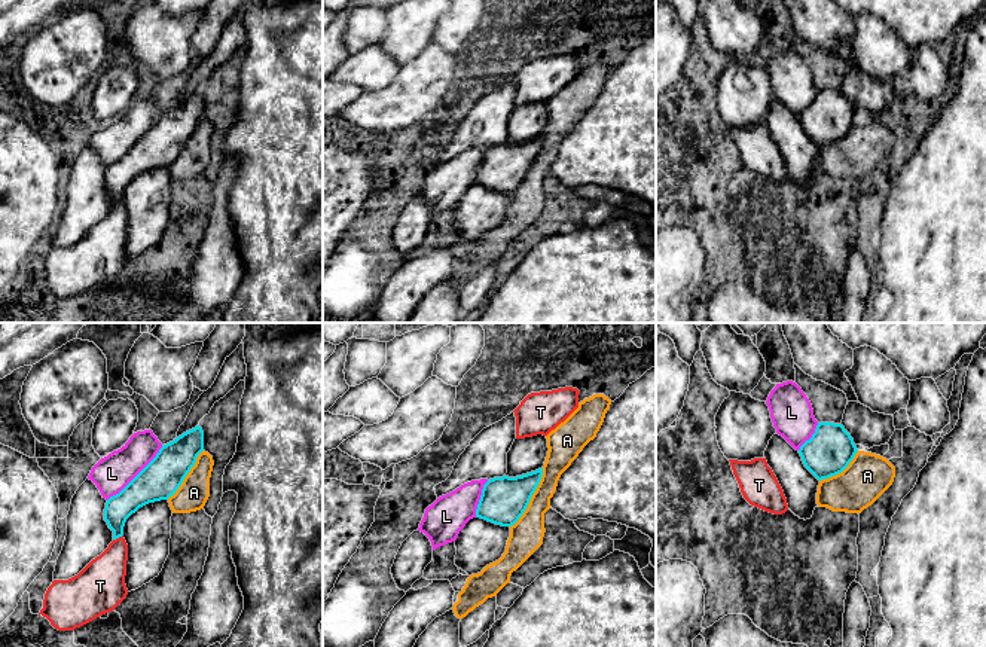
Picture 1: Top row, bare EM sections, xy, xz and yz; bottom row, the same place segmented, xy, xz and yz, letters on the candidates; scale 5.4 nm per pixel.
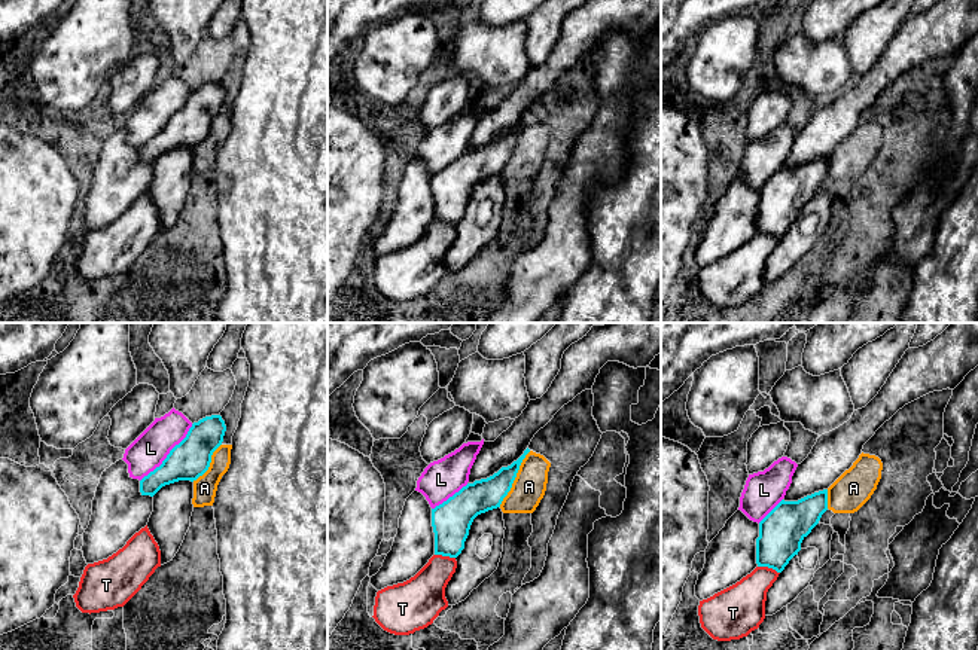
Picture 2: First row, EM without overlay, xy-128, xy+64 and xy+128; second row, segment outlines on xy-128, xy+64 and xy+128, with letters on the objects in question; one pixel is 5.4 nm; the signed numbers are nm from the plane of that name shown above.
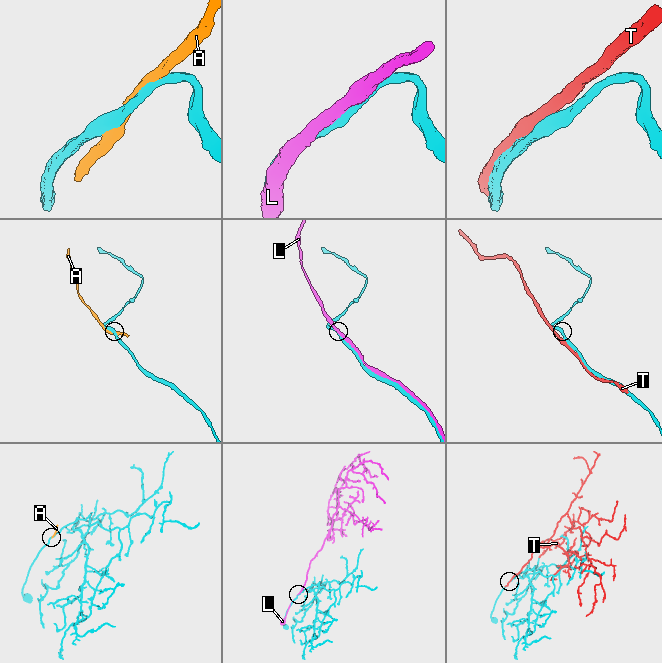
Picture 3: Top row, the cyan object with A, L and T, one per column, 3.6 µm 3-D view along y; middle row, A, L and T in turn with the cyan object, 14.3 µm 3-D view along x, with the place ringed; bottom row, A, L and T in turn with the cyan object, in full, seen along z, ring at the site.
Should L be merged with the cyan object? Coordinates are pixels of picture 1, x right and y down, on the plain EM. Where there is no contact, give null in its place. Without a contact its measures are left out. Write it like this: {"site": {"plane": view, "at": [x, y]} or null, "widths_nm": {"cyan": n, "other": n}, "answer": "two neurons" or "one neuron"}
{"site": {"plane": "xy", "at": [137, 142]}, "widths_nm": {"cyan": 220, "other": 200}, "answer": "two neurons"}

